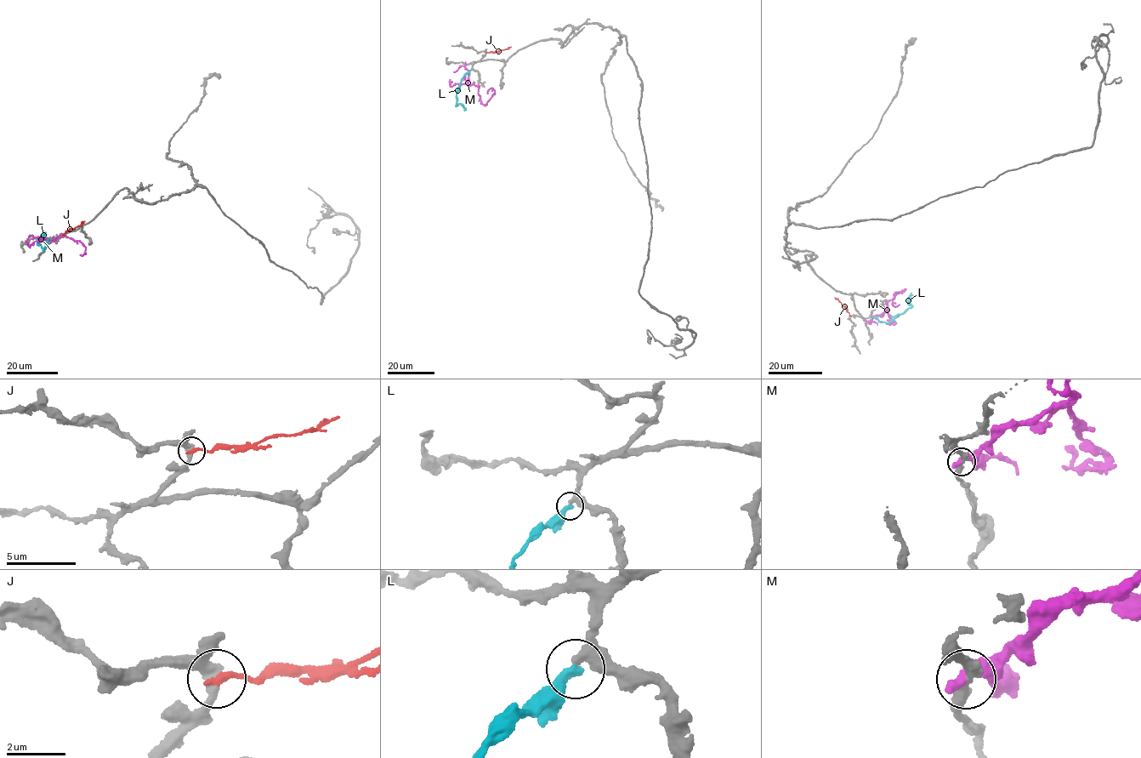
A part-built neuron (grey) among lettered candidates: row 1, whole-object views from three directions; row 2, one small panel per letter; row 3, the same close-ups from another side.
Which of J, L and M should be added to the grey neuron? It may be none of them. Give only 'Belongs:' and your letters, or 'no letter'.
Belongs: L

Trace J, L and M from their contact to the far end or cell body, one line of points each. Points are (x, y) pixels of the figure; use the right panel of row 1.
J: (850, 316), (834, 298)
L: (871, 316), (880, 321), (890, 322), (910, 307), (911, 293)
M: (866, 322), (887, 311), (888, 301), (904, 289), (894, 294), (894, 305), (899, 304)

